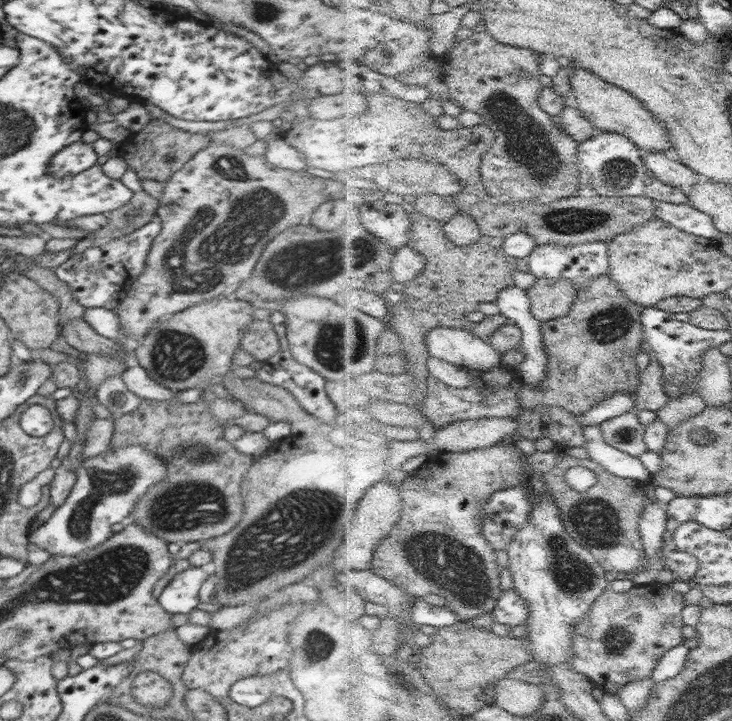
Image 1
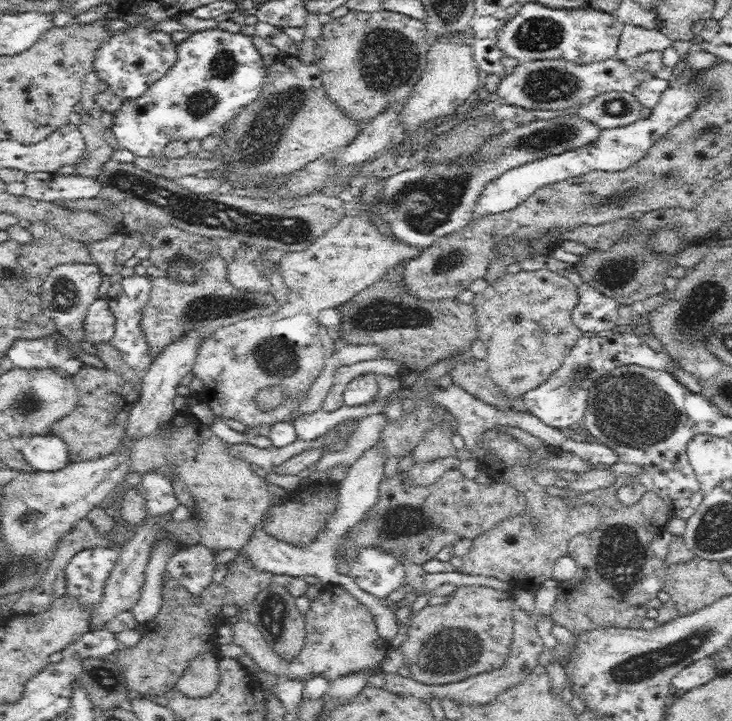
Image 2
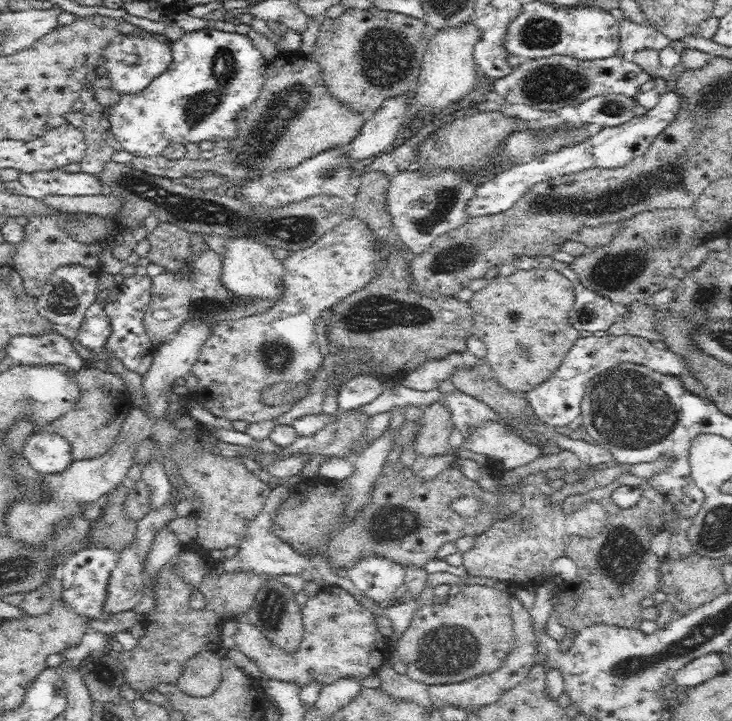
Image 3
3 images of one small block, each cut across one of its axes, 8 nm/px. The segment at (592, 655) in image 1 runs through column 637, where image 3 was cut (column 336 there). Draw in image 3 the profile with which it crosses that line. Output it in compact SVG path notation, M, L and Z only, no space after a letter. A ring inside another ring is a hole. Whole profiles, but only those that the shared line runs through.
M342 587L330 588L328 592L319 592L310 596L301 606L303 618L303 634L297 642L296 650L285 650L278 643L269 640L263 633L246 620L239 622L239 632L236 634L236 648L250 659L267 679L281 680L295 684L298 688L306 688L308 684L319 686L320 690L341 679L350 679L361 683L369 676L377 675L380 666L388 661L393 646L381 633L379 617L354 600L353 596Z

